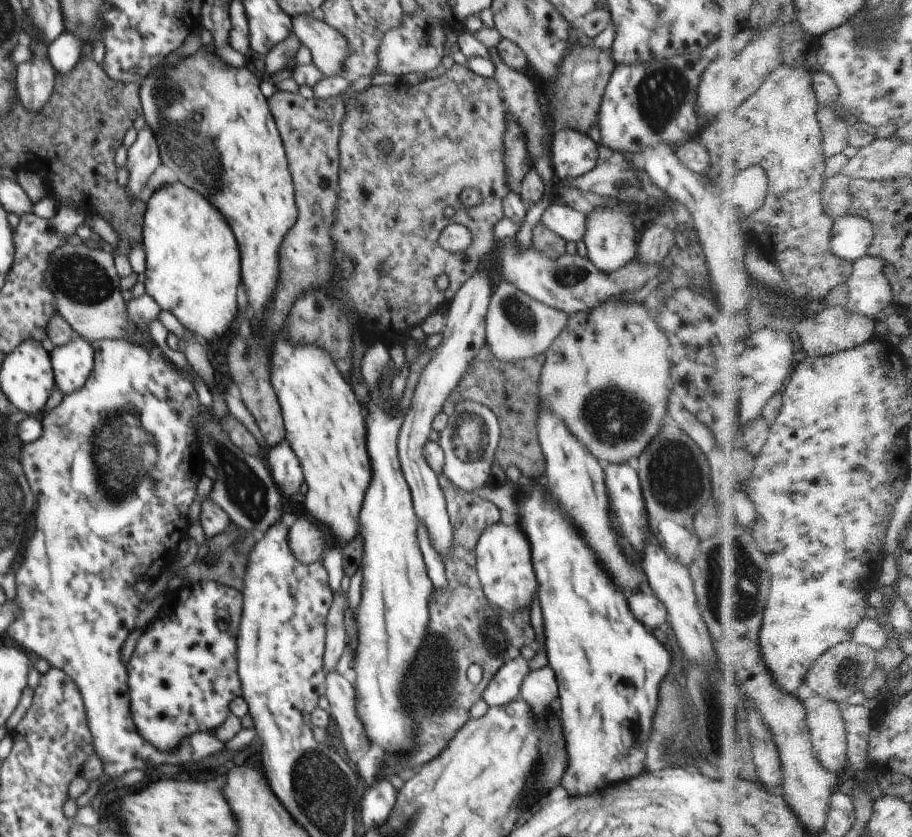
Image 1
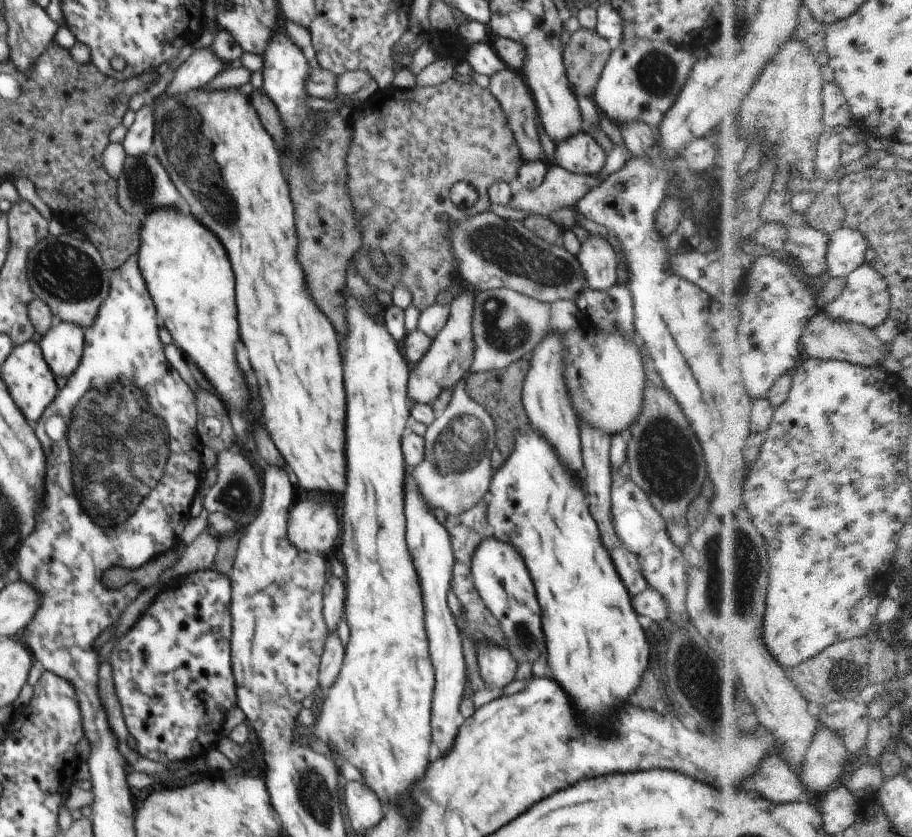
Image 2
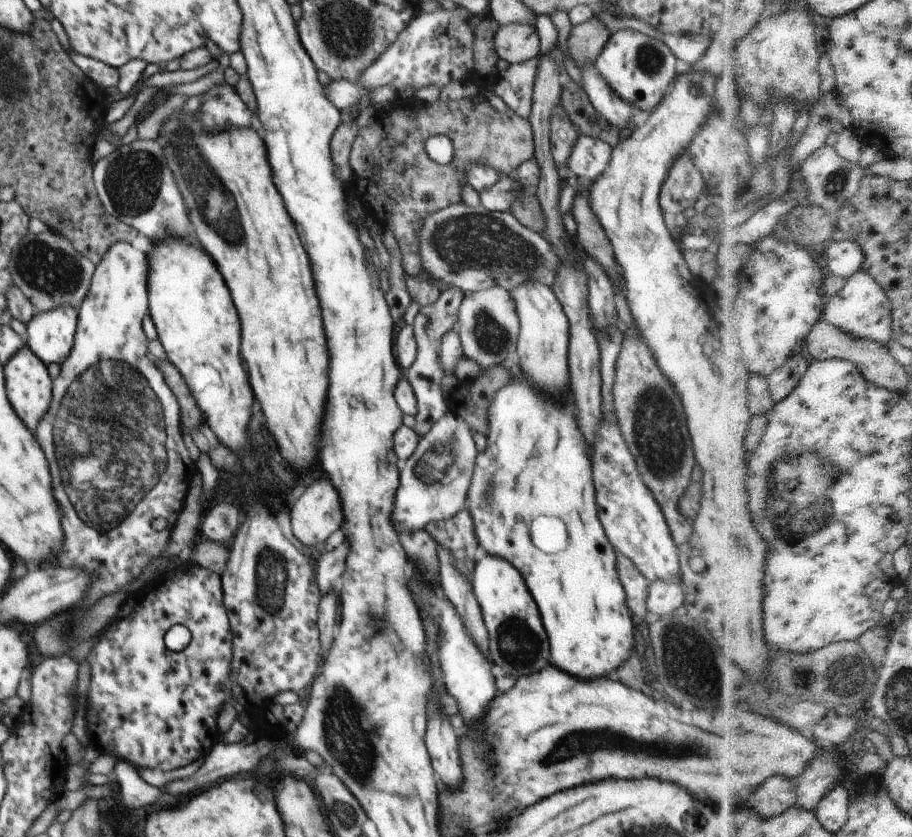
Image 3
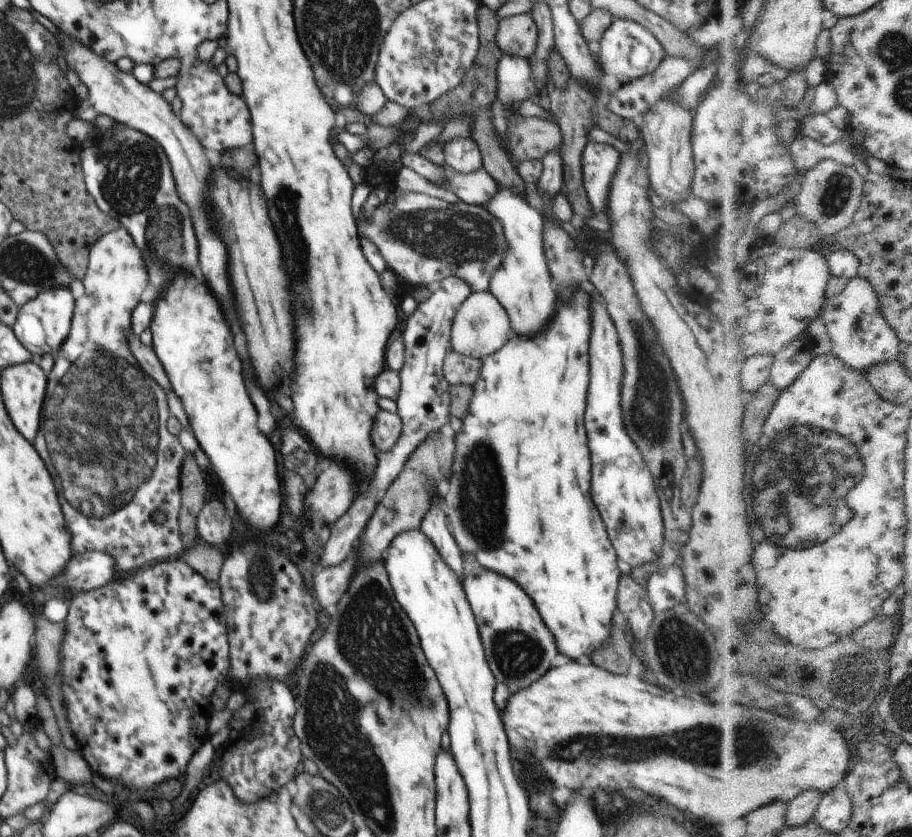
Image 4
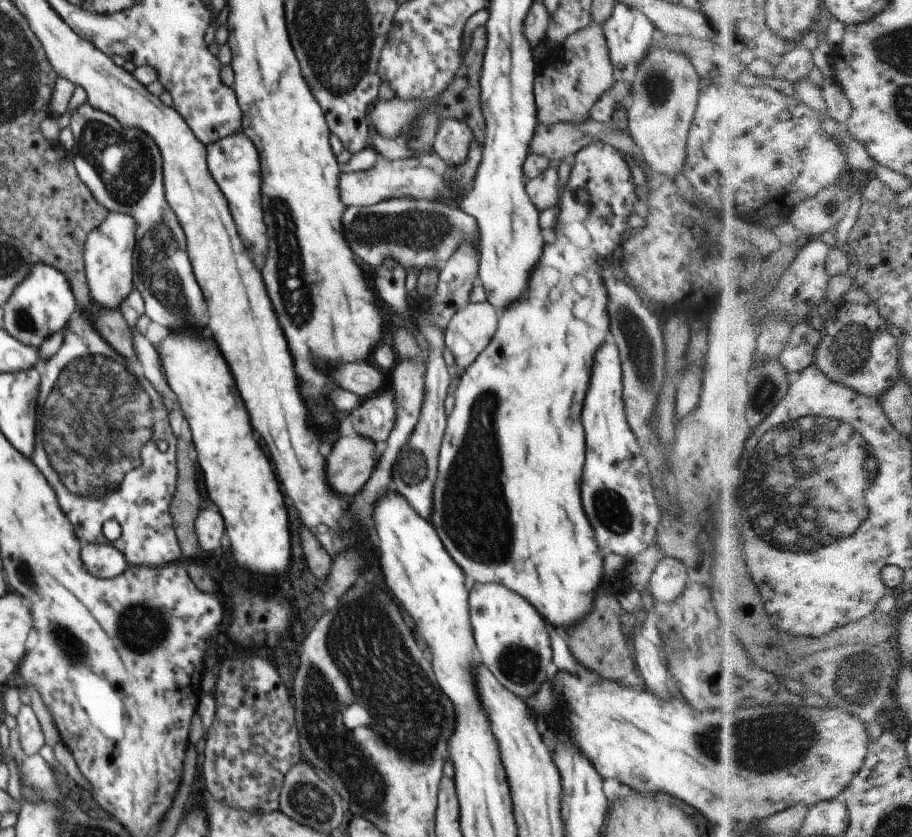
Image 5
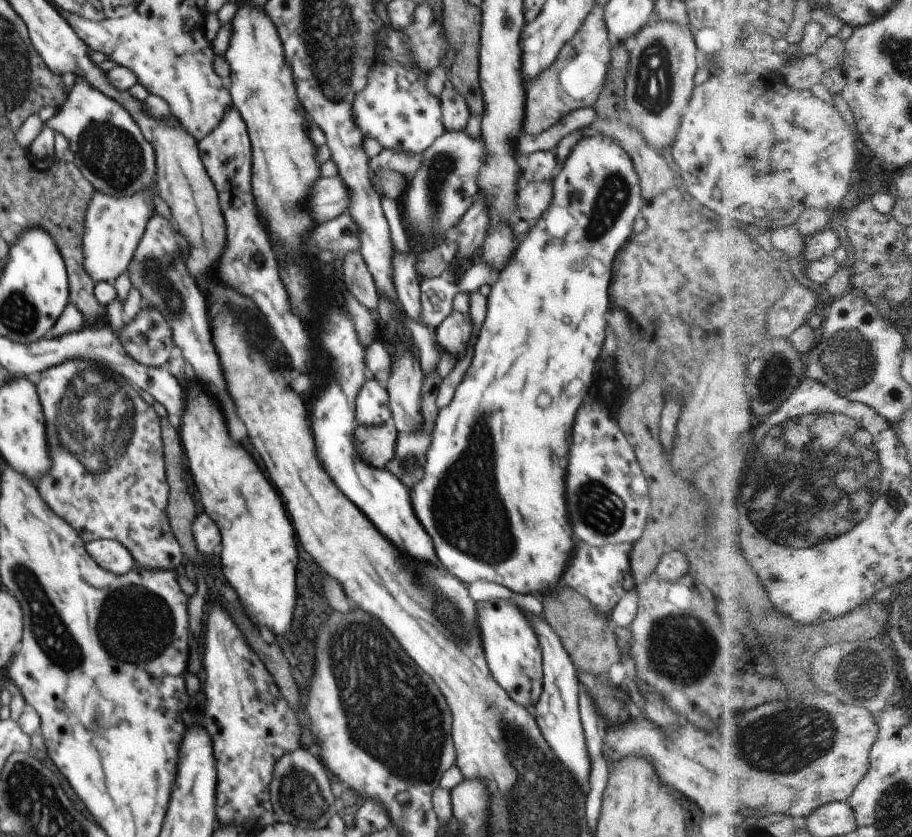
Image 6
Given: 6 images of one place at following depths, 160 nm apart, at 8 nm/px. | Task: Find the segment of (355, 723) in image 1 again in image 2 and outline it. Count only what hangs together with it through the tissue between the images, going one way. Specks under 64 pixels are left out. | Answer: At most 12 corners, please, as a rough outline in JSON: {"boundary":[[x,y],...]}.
{"boundary":[[329,632],[319,664],[319,686],[329,690],[341,673],[345,648]]}

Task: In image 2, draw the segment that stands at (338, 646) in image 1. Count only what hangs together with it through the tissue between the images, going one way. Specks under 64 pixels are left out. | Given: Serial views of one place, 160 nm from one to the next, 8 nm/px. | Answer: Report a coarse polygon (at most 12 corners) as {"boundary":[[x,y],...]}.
{"boundary":[[327,578],[323,588],[323,617],[337,634],[345,613],[346,587]]}

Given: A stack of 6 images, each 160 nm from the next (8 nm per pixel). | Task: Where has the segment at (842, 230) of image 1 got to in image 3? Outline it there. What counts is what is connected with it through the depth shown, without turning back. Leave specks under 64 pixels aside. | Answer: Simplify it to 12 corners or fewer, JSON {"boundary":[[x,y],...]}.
{"boundary":[[850,236],[835,241],[823,259],[830,274],[851,279],[867,256]]}

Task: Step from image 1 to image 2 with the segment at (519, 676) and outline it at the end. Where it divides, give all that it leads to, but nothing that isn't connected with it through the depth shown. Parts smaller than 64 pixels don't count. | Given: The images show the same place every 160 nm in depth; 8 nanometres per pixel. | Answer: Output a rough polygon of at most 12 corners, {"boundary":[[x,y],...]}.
{"boundary":[[479,641],[485,688],[472,696],[477,709],[504,696],[519,664],[504,647]]}

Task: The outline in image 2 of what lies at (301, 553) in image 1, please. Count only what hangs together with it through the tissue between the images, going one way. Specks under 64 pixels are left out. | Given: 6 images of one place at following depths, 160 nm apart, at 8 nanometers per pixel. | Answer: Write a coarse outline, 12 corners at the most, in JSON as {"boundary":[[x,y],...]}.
{"boundary":[[296,502],[287,533],[294,548],[327,557],[340,534],[328,502]]}

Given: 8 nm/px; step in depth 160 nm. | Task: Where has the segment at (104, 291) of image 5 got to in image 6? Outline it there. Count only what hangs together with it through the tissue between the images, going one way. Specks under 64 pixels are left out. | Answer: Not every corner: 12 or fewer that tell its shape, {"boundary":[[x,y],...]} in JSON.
{"boundary":[[148,189],[95,190],[83,265],[95,283],[127,271],[152,216]]}

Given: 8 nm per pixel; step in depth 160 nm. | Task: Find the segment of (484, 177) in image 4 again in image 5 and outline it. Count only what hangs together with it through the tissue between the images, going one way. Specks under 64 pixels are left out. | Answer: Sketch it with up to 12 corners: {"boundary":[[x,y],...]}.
{"boundary":[[482,147],[450,166],[435,152],[340,176],[346,206],[394,197],[452,202],[471,190]]}

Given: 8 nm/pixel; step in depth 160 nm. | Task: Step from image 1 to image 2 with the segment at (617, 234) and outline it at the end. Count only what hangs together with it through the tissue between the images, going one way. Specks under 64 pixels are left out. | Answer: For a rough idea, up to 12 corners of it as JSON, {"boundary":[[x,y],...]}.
{"boundary":[[590,235],[577,257],[591,289],[617,283],[622,258],[603,236]]}

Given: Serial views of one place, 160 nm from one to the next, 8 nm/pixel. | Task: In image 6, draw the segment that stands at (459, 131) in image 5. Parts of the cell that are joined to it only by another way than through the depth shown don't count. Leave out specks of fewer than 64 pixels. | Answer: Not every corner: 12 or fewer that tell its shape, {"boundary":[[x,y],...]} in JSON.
{"boundary":[[450,80],[439,96],[446,131],[462,131],[471,117]]}

